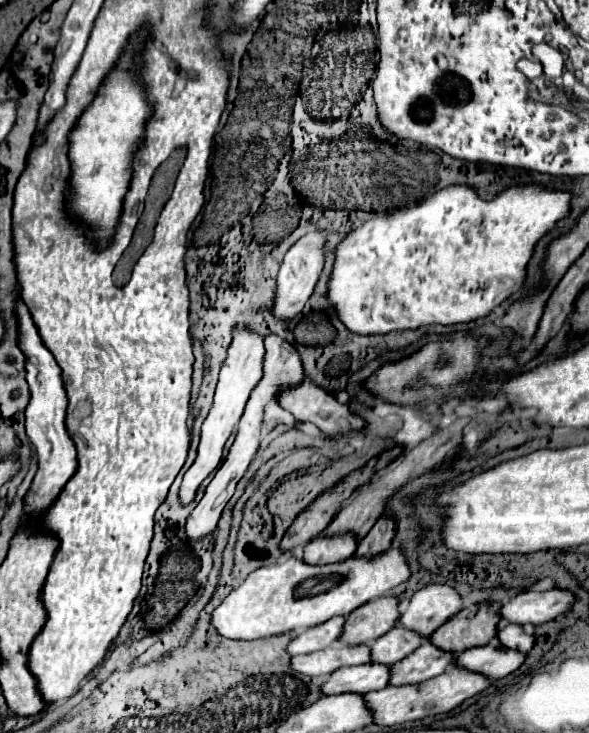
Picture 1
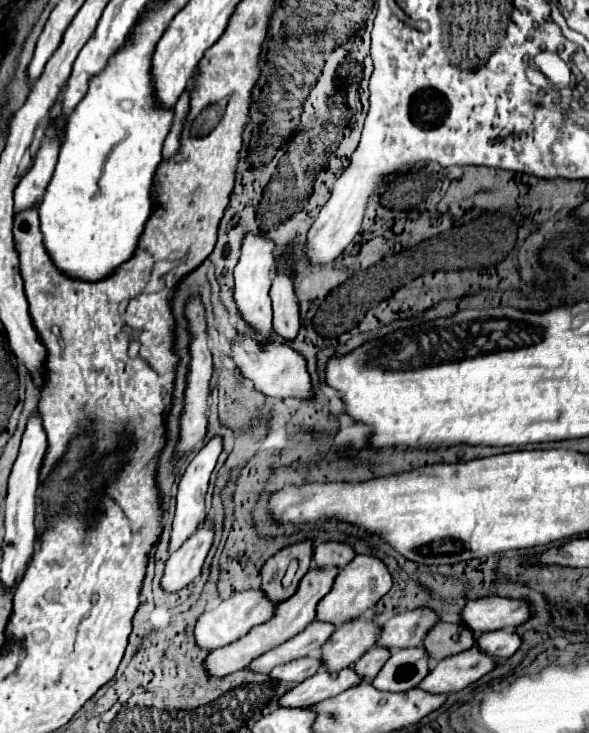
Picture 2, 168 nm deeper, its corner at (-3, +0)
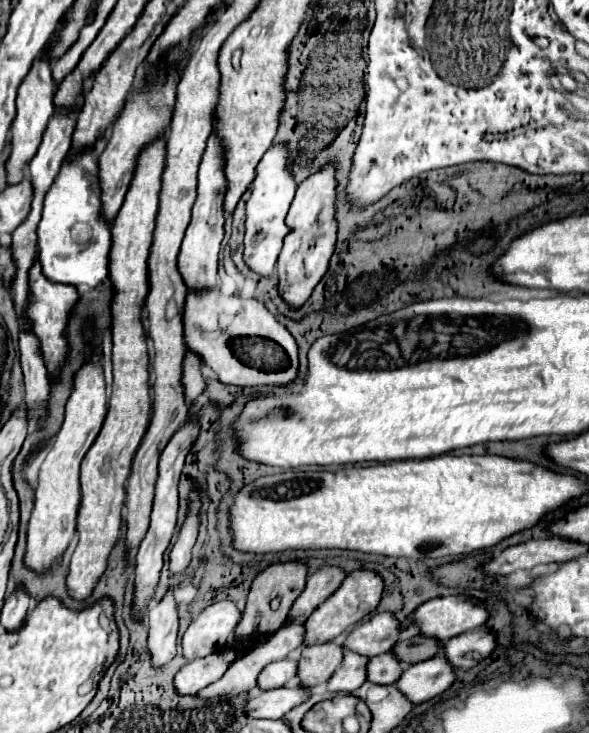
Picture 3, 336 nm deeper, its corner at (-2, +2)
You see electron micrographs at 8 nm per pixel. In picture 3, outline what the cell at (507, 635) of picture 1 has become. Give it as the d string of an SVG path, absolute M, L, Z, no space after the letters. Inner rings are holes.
M474 630L454 636L444 642L444 654L450 664L458 670L468 670L478 662L486 660L498 646L498 636L494 632Z

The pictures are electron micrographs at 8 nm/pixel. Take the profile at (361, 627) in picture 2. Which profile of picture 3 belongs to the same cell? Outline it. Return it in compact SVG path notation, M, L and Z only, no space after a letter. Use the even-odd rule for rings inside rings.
M334 642L304 646L298 664L300 684L306 688L314 688L316 684L330 680L334 670L340 666L342 658L344 658L344 646L338 646Z

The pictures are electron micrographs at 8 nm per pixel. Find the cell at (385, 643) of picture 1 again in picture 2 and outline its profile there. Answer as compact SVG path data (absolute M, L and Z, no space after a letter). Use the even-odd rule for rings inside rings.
M373 646L369 652L365 652L355 664L353 670L355 674L361 676L361 682L371 682L379 670L383 668L383 662L391 656L391 650L385 650L381 646Z

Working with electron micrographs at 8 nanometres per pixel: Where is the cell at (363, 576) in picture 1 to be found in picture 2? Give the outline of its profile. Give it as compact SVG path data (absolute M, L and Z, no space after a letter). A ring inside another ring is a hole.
M261 590L237 592L231 598L223 600L217 608L207 610L207 612L203 612L197 618L197 624L195 624L195 630L193 630L193 638L195 638L197 646L201 646L201 650L213 652L217 648L223 648L223 646L243 638L253 626L257 626L261 622L267 622L273 616L273 612L275 612L273 602L269 602L265 598L265 594L261 594Z

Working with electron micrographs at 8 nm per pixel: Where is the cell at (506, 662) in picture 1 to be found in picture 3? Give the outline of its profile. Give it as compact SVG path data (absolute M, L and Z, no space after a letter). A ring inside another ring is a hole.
M438 652L430 660L408 666L396 686L410 702L420 704L448 690L454 680L456 668L448 662L448 658L442 656L442 652Z

